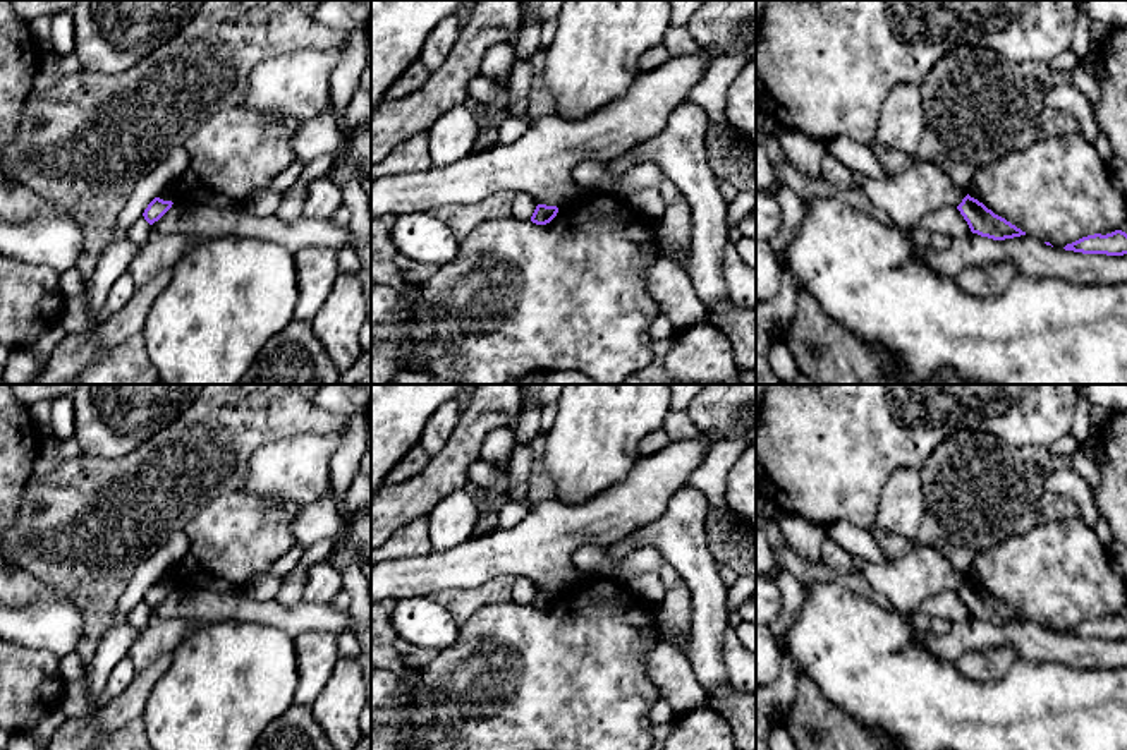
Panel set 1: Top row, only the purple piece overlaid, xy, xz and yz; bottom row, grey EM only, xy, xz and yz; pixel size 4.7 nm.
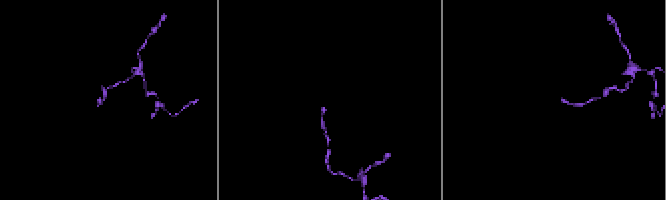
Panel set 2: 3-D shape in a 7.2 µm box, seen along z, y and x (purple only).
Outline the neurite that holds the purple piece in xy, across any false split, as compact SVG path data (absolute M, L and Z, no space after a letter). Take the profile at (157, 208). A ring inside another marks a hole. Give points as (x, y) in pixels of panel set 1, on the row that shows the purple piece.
M155 197L144 209L143 216L149 225L153 225L172 208L172 204L174 204L172 201Z

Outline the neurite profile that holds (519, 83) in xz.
M517 60L509 77L512 101L509 103L507 110L510 115L524 120L527 125L531 125L533 122L533 118L527 113L533 79L533 62Z

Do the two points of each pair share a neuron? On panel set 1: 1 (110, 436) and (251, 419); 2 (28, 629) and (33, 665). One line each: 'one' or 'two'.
1: two
2: two

